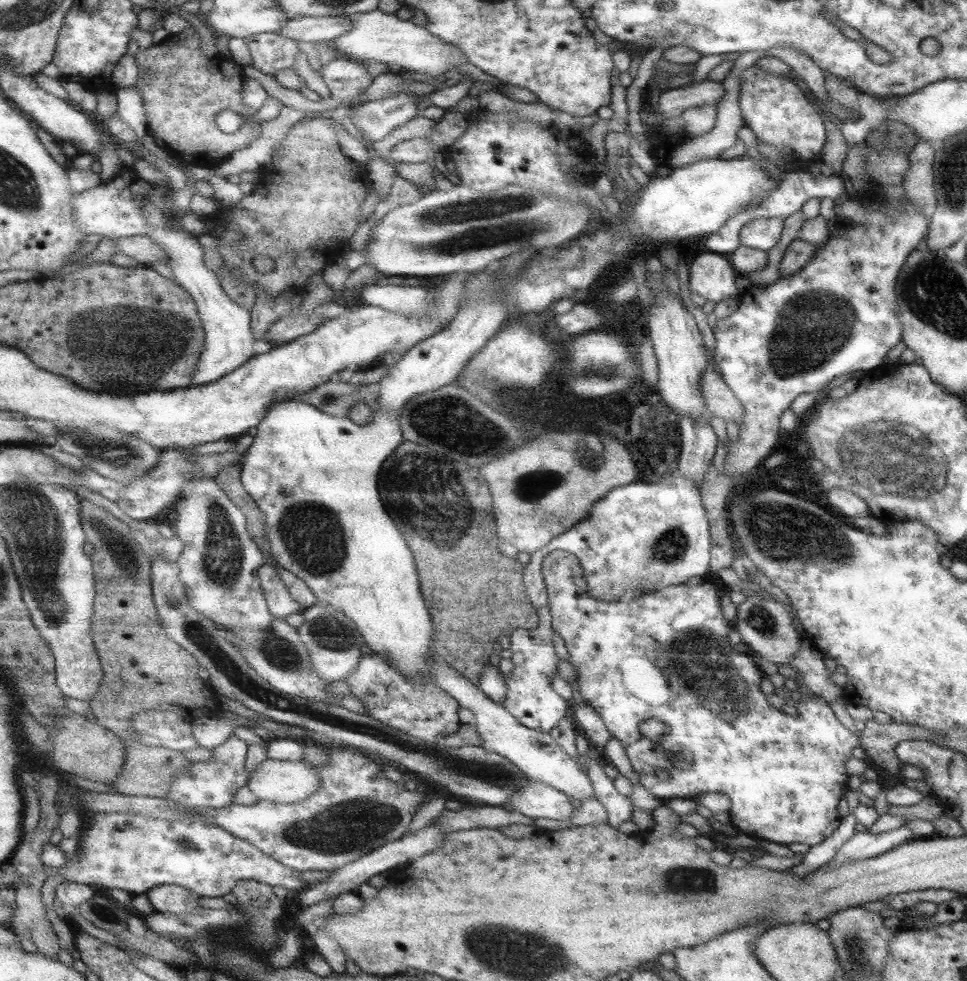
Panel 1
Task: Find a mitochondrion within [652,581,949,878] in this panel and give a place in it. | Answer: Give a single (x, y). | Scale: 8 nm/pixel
(722, 686)

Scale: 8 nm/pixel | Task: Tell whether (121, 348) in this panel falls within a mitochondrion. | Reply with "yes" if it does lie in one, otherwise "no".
yes

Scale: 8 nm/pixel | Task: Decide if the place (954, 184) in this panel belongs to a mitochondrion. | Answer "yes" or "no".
yes

